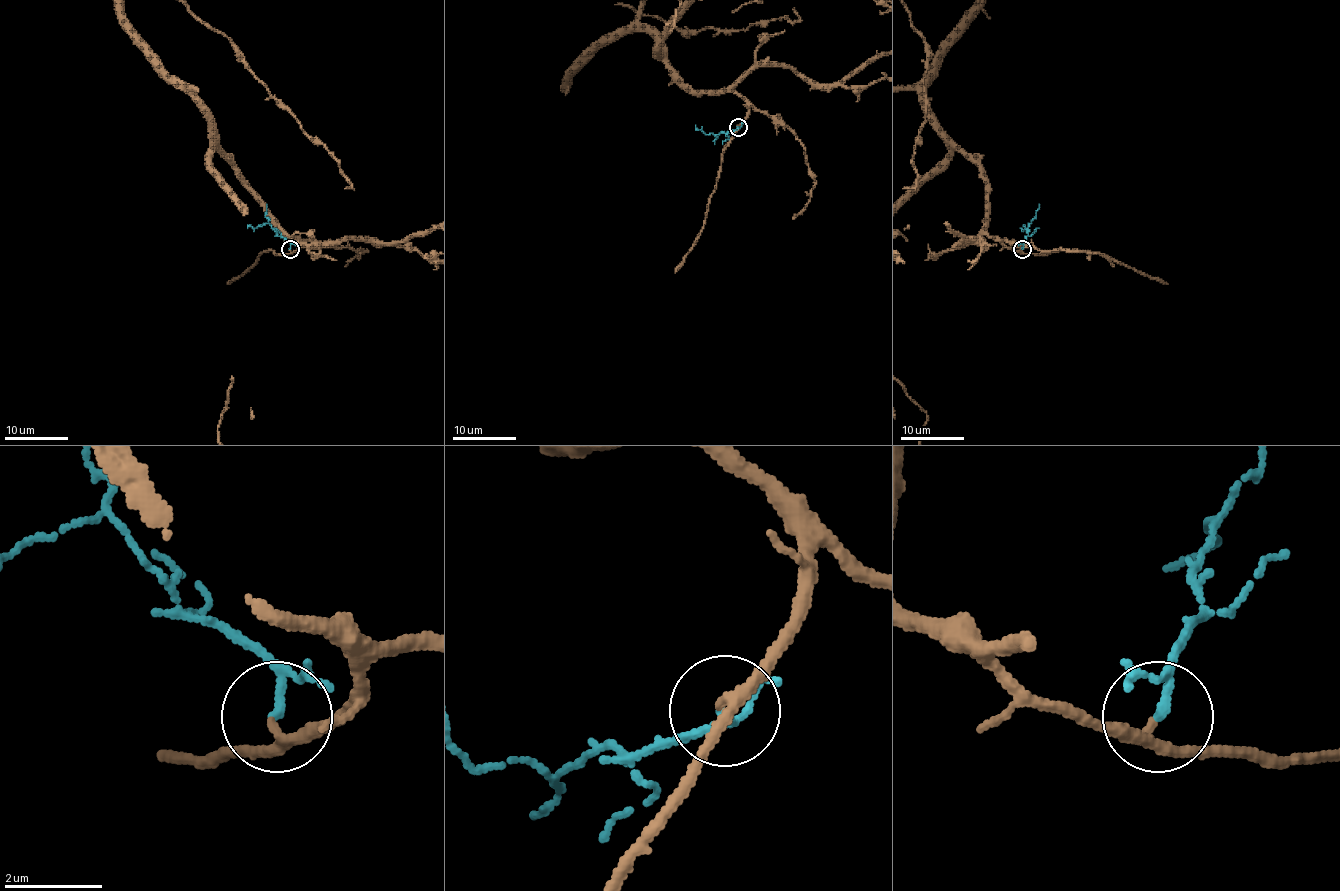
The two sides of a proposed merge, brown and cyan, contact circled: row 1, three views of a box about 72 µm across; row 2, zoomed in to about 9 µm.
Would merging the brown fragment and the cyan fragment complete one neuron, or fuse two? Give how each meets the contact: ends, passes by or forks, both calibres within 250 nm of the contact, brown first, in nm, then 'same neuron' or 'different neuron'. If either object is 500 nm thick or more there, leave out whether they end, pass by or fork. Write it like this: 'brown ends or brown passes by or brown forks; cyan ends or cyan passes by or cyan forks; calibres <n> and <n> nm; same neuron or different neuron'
brown passes by; cyan passes by; calibres 200 and 120 nm; same neuron

